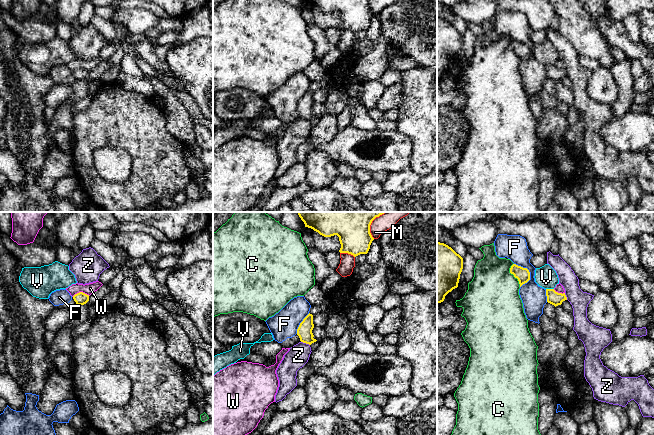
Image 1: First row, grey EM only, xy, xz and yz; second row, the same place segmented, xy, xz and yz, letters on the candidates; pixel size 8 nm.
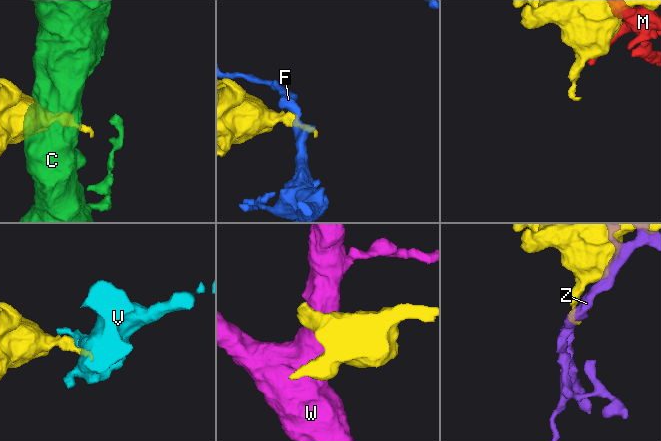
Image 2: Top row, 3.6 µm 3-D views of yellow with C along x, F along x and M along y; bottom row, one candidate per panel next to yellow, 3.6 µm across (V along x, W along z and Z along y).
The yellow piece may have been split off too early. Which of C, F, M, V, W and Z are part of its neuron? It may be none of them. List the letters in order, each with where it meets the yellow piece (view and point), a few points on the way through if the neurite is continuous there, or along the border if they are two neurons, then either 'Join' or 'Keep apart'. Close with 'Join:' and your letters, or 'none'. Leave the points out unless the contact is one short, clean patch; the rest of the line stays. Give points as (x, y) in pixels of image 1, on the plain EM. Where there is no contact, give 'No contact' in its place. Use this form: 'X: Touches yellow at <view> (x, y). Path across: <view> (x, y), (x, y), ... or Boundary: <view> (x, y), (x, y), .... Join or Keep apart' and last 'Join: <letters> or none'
C: Touches yellow at yz (513, 50). Boundary: yz (513, 39), (510, 48), (517, 55), (520, 62). Keep apart
F: Touches yellow at yz (529, 48). Boundary: yz (514, 39), (525, 43), (529, 48), (529, 55), (520, 63). Keep apart
M: Touches yellow at xz (369, 7). Keep apart
V: Touches yellow at yz (550, 65). Boundary: yz (546, 64), (553, 65). Keep apart
W: Touches yellow at xy (80, 68). Boundary: xy (89, 71), (77, 68), (72, 72). Keep apart
Z: Touches yellow at xz (305, 118). Keep apart
Join: none

